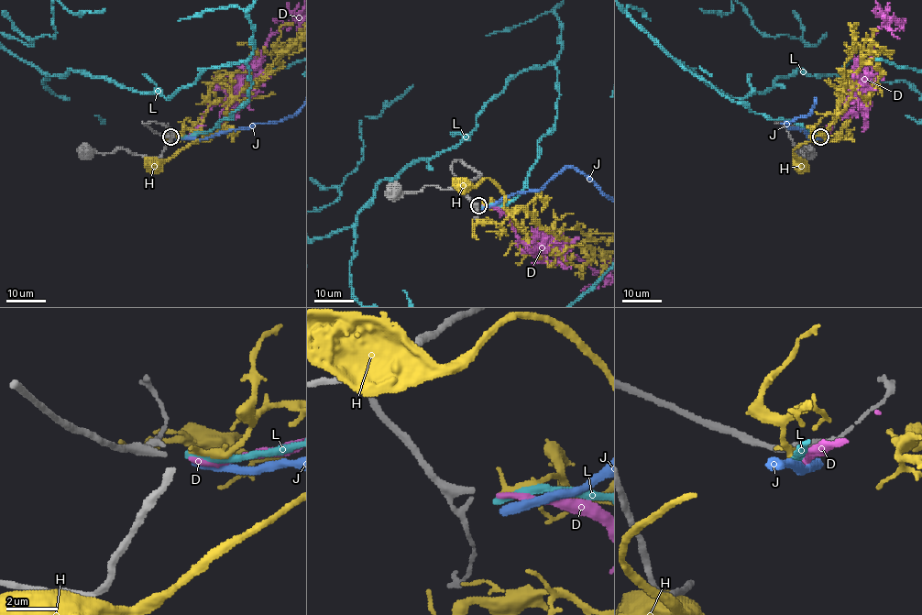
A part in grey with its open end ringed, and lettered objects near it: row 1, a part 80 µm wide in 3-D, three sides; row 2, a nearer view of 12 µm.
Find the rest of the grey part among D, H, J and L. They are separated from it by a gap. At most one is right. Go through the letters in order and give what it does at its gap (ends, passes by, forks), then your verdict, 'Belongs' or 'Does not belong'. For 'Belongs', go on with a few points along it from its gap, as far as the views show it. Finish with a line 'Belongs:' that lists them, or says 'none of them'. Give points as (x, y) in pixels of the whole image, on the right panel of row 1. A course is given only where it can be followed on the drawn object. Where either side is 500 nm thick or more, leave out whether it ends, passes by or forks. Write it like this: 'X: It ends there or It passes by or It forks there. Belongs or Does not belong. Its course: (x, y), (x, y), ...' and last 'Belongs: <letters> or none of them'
D: It ends there. Belongs
H: It ends there. Does not belong
J: It ends there. Does not belong
L: It ends there. Does not belong
Belongs: D

